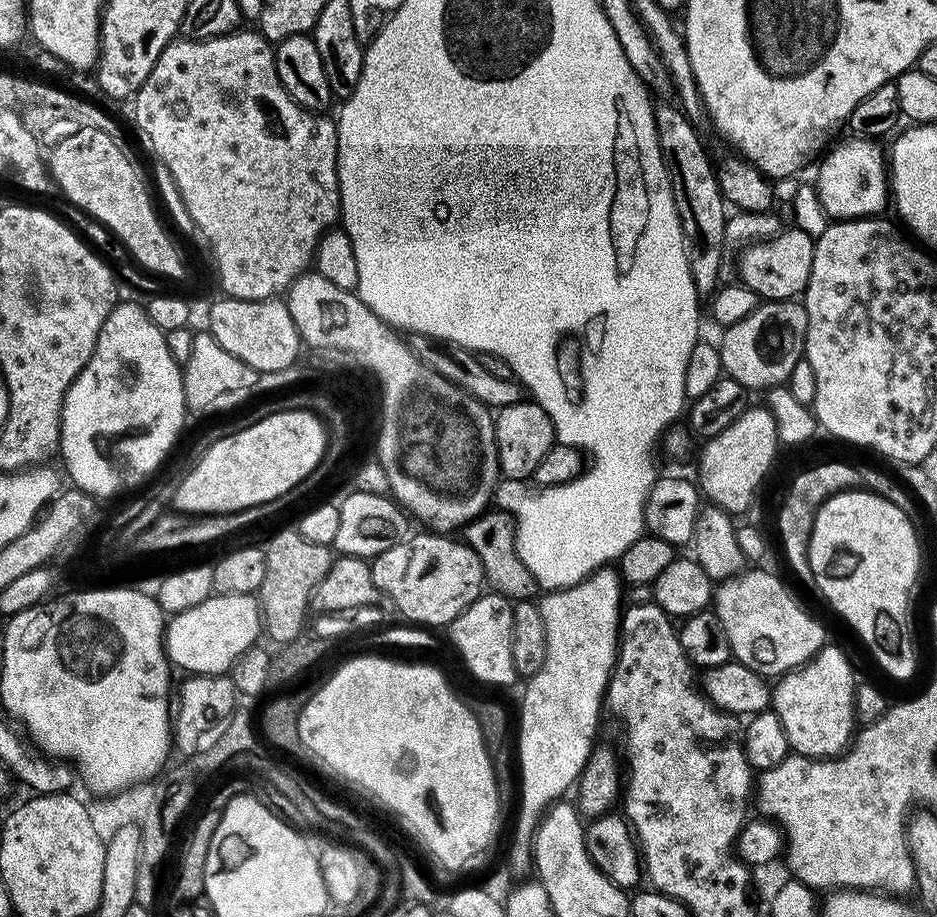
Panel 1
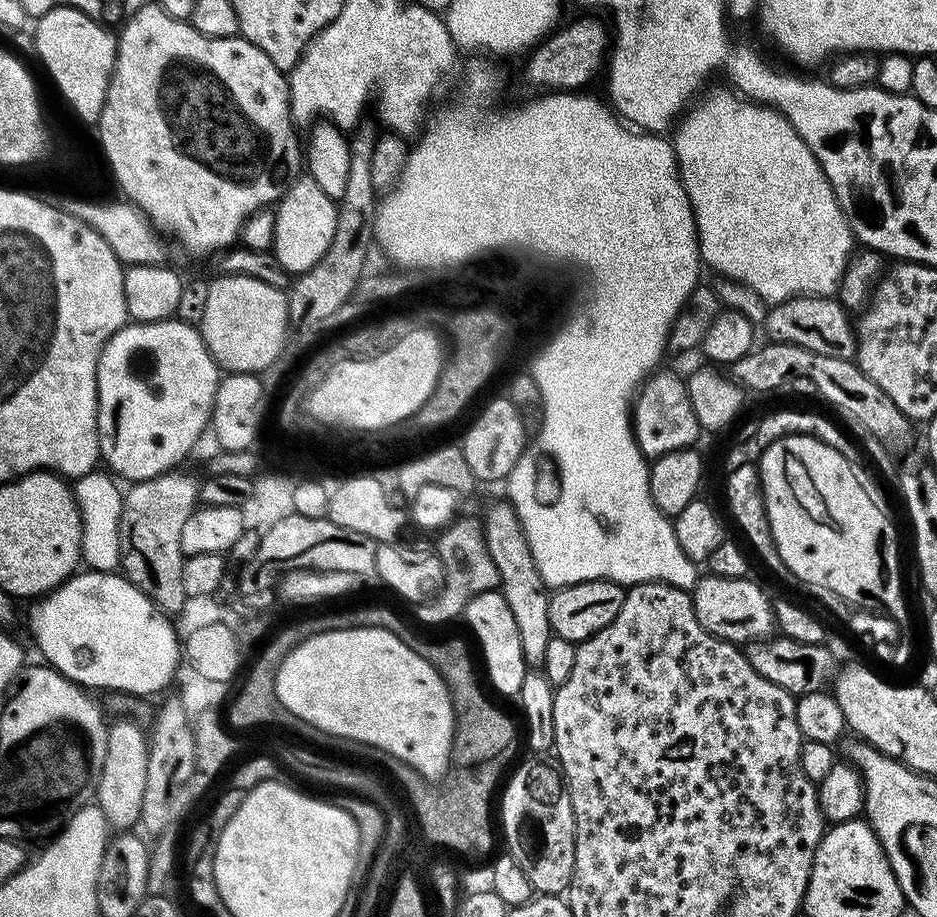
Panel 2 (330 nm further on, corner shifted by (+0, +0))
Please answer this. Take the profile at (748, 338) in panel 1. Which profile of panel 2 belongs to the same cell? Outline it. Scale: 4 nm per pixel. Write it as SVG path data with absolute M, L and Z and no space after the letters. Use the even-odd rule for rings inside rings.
M796 296L767 309L766 328L772 340L806 346L814 354L830 354L830 358L853 359L856 355L856 329L849 309L832 296Z

